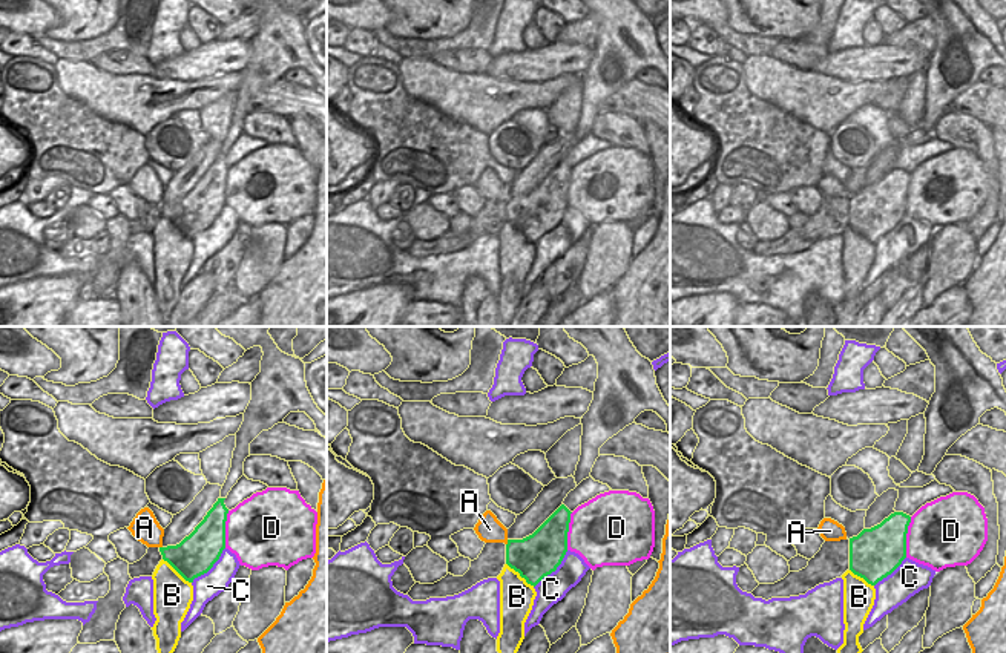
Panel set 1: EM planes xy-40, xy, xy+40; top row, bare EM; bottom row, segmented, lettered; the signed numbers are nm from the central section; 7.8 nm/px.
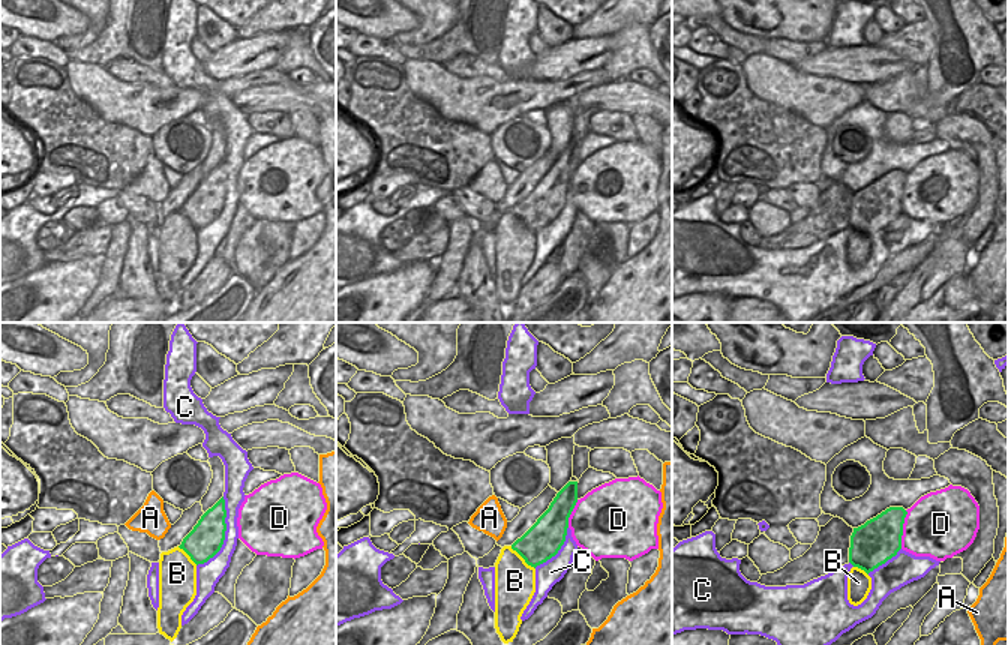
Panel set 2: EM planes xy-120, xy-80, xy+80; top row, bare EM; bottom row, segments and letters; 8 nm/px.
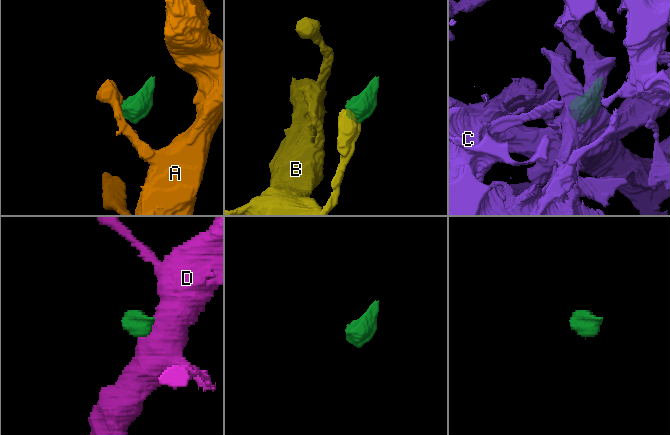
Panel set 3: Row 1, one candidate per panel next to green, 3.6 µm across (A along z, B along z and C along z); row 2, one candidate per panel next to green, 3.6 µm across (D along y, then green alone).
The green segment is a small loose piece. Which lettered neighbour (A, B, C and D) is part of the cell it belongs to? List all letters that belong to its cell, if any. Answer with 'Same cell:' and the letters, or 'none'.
Same cell: none

